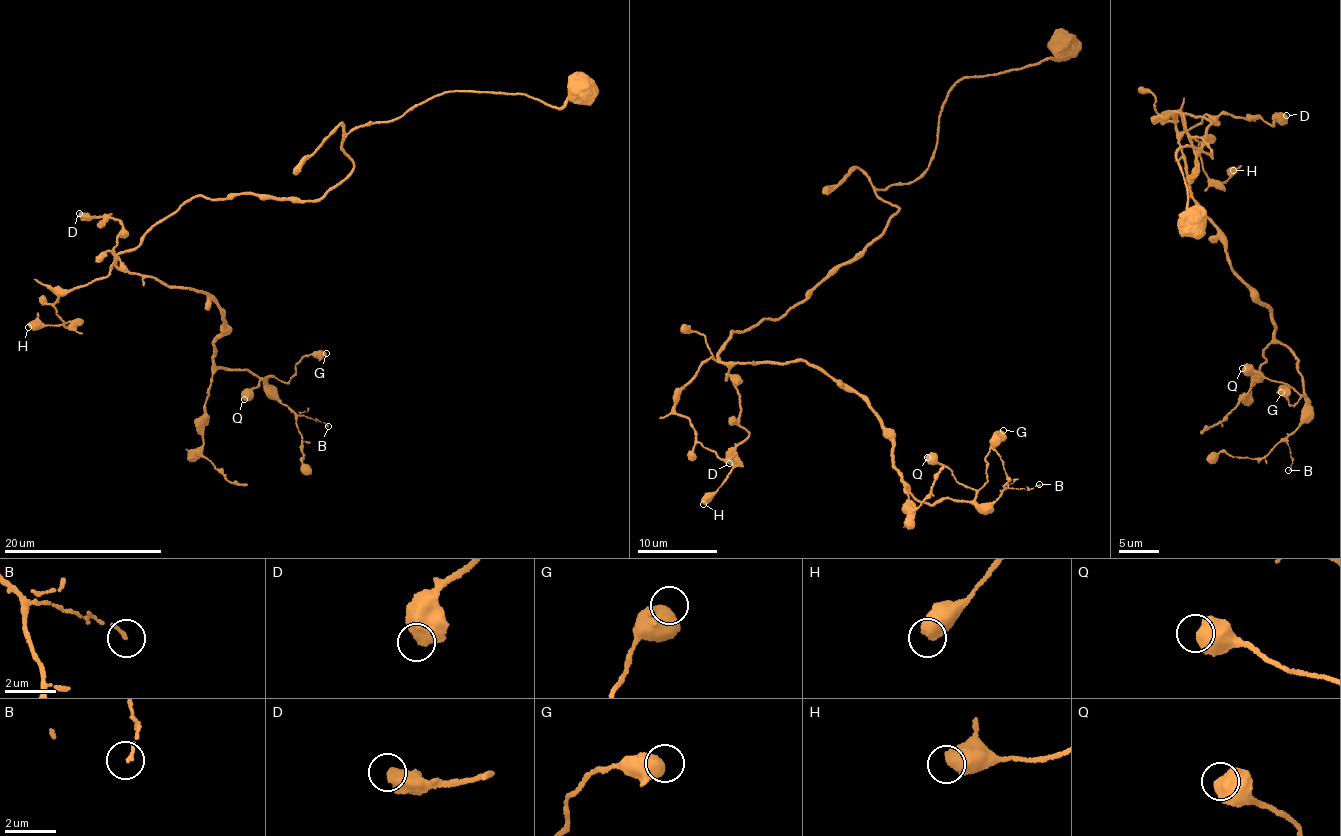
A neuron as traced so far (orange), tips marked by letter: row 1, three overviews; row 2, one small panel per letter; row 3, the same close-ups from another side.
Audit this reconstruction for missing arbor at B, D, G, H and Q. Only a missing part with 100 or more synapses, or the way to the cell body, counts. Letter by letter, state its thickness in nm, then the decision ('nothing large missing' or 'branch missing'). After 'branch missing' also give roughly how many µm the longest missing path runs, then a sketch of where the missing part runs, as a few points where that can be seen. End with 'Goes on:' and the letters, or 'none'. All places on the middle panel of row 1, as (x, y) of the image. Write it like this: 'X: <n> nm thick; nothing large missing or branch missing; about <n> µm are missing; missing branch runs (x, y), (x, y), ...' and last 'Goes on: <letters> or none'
B: 100 nm thick; nothing large missing
D: 650 nm thick; nothing large missing
G: 700 nm thick; nothing large missing
H: 650 nm thick; nothing large missing
Q: 700 nm thick; nothing large missing
Goes on: none

